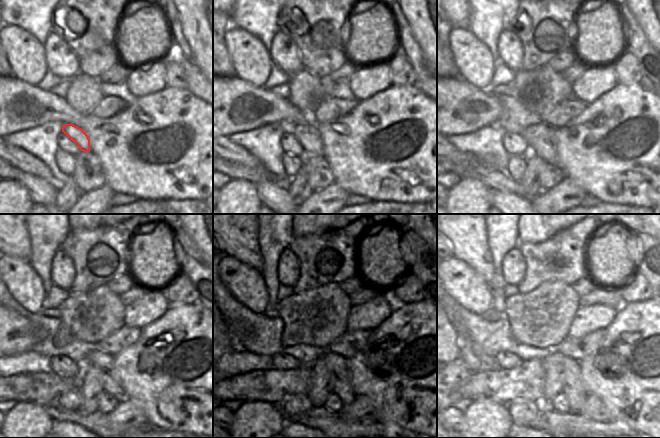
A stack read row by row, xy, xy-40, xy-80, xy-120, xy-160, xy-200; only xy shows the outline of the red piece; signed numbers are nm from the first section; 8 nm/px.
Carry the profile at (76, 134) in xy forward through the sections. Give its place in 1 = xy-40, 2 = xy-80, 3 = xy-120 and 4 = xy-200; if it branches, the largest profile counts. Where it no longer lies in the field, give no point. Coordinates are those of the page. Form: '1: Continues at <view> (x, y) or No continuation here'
1: Continues at xy-40 (309, 137)
2: Continues at xy-80 (540, 137)
3: Continues at xy-120 (95, 379)
4: Continues at xy-200 (562, 373).

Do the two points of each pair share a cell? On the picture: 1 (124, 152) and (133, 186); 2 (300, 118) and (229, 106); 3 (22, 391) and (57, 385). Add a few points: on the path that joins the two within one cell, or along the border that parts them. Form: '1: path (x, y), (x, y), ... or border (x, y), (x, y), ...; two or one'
1: path (132, 160), (133, 178); one
2: path (282, 110), (266, 107), (247, 107); one
3: path (31, 388), (45, 388), (48, 386); one

